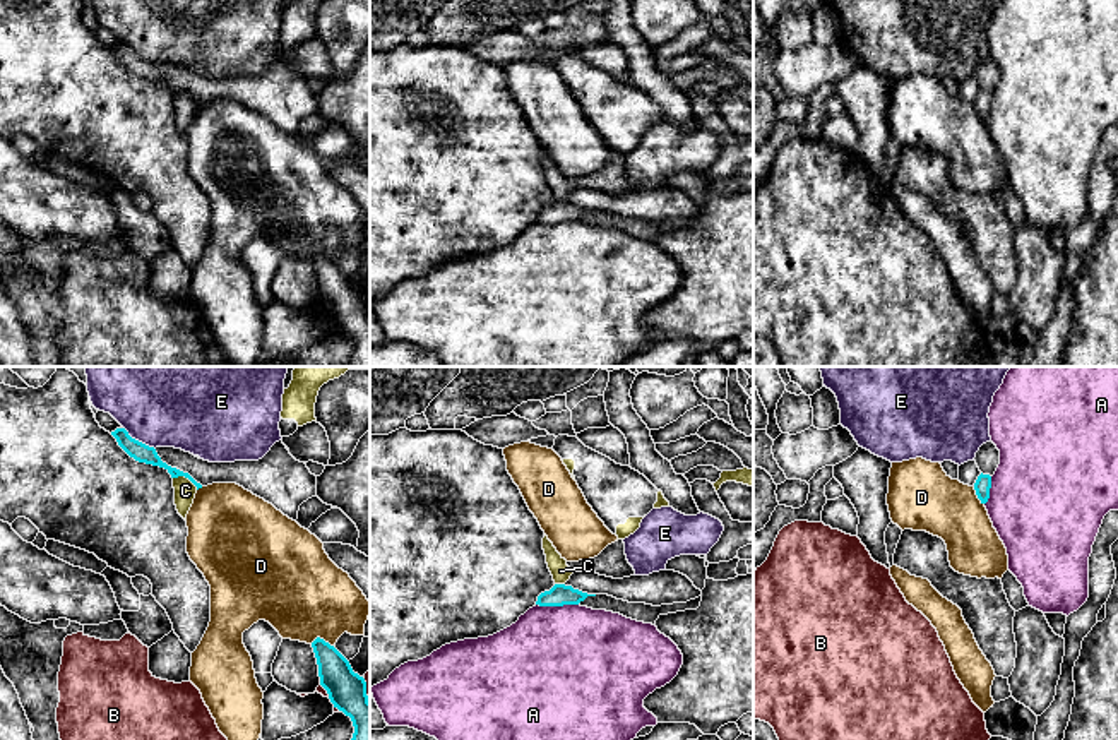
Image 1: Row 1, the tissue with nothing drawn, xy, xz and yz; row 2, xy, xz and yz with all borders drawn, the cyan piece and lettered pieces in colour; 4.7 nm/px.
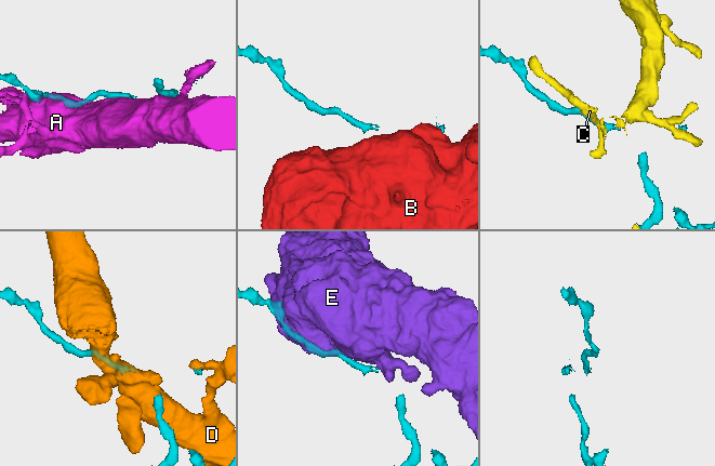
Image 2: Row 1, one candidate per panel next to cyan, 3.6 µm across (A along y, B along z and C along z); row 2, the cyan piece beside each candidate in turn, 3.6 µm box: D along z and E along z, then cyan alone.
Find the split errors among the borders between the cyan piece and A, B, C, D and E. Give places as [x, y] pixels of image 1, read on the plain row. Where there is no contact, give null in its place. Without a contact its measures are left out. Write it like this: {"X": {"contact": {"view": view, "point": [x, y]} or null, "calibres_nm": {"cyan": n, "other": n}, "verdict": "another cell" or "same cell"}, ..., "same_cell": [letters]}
{"A": {"contact": {"view": "xz", "point": [557, 221]}, "calibres_nm": {"cyan": 100, "other": 500}, "verdict": "another cell"}, "B": {"contact": {"view": "xy", "point": [365, 307]}, "calibres_nm": {"cyan": 180, "other": 50}, "verdict": "another cell"}, "C": {"contact": {"view": "xy", "point": [185, 93]}, "calibres_nm": {"cyan": 90, "other": 100}, "verdict": "another cell"}, "D": {"contact": {"view": "xy", "point": [322, 256]}, "calibres_nm": {"cyan": 170, "other": 420}, "verdict": "another cell"}, "E": {"contact": {"view": "xy", "point": [137, 57]}, "calibres_nm": {"cyan": 90, "other": 300}, "verdict": "another cell"}, "same_cell": []}

